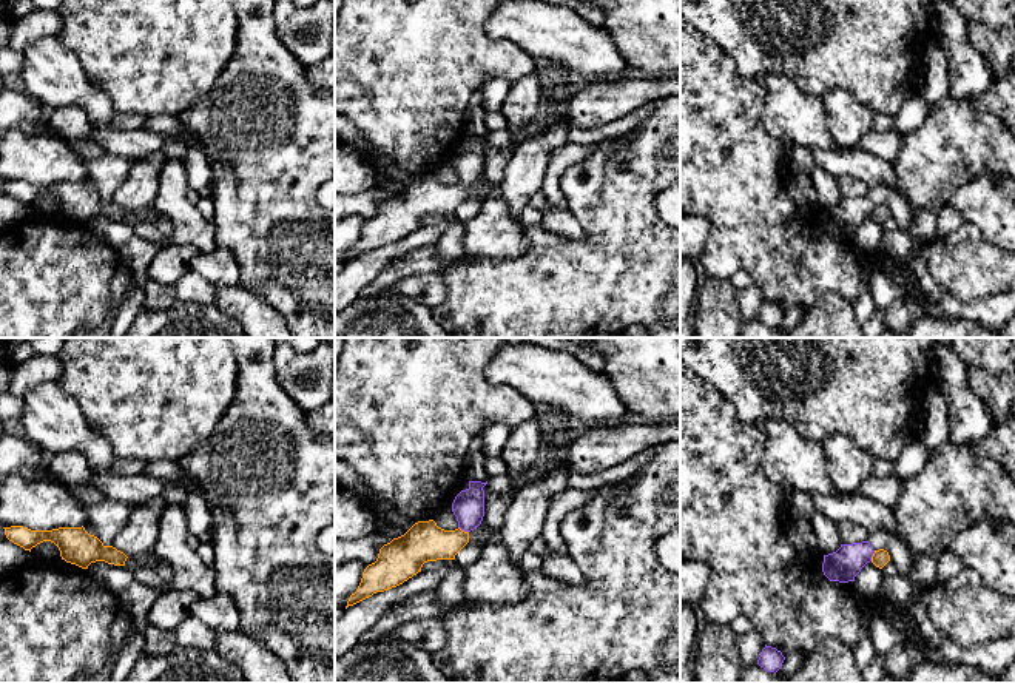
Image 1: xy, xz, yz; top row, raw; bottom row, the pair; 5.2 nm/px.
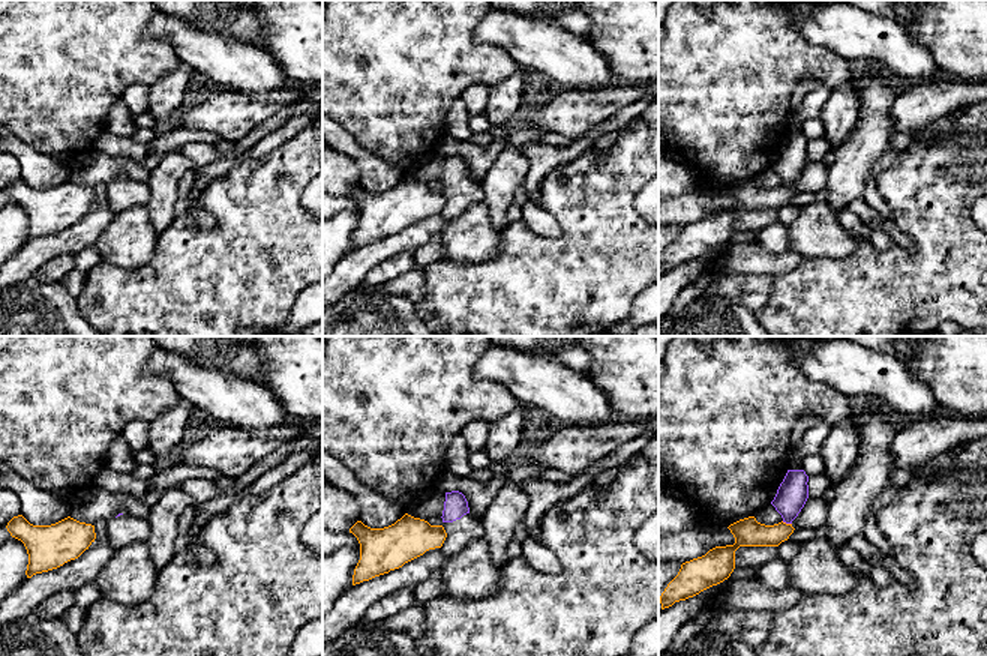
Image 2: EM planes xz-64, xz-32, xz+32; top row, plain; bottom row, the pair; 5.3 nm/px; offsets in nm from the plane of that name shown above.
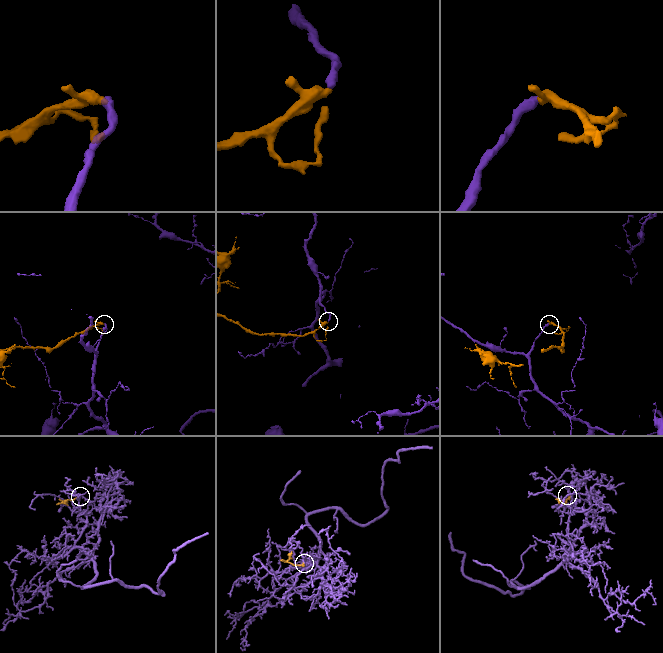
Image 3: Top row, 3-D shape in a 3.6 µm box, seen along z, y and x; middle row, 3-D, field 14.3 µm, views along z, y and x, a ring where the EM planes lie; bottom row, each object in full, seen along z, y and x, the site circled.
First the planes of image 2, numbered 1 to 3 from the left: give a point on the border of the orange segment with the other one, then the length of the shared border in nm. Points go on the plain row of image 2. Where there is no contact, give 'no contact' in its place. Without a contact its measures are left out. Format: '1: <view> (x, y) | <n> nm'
1: no contact
2: no contact
3: xz+32 (786, 186) | 60 nm

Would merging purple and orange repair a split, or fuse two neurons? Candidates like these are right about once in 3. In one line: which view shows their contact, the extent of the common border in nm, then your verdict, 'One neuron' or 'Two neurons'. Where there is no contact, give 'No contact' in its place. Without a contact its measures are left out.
Touches purple in xz. Shared border 70 nm. Two neurons

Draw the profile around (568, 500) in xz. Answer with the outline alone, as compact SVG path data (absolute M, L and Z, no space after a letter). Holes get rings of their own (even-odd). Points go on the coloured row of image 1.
M569 487L552 496L551 509L541 533L541 538L546 541L551 550L568 555L565 541L560 535L560 523L569 512L585 506L589 500L592 500L597 490L599 487L591 490Z

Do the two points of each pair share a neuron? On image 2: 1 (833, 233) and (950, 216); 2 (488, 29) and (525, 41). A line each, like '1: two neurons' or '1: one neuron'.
1: two neurons
2: one neuron

